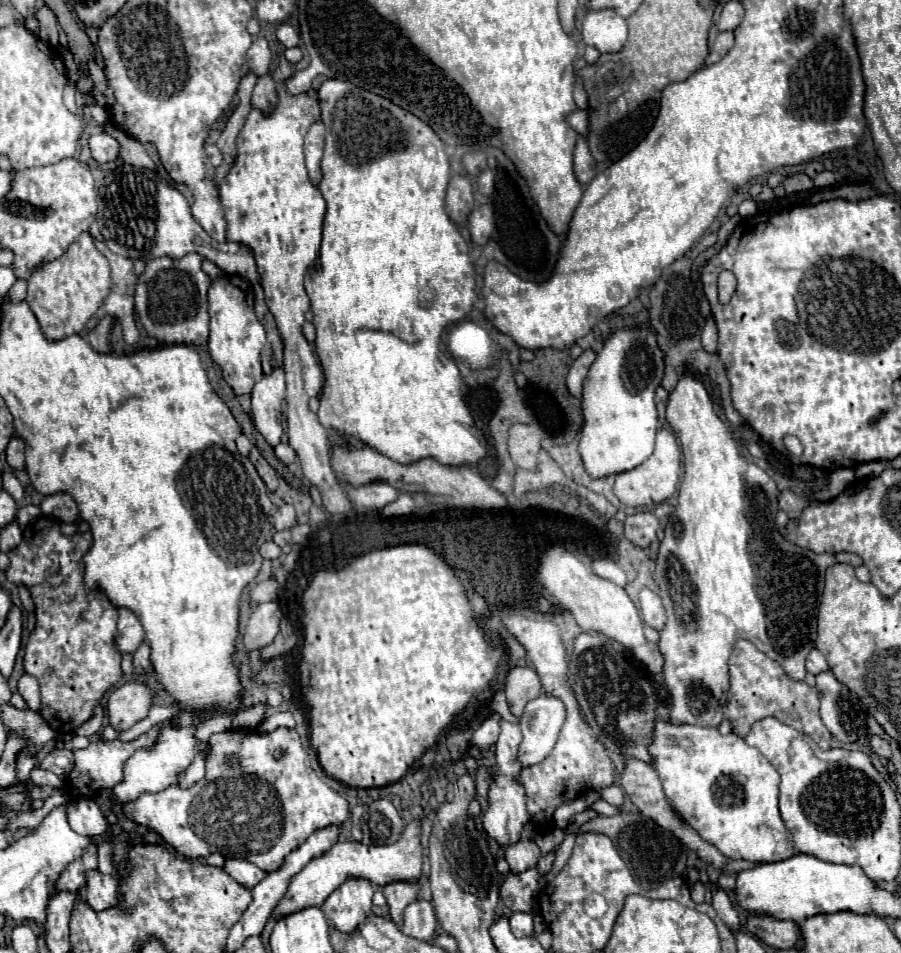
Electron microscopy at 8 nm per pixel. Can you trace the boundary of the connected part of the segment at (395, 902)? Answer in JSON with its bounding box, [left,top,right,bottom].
[382,880,420,926]

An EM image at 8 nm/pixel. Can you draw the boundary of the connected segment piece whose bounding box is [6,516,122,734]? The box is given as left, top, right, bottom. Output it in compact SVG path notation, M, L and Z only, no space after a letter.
M40 516L24 528L22 542L8 552L8 580L26 586L36 606L36 628L26 644L24 670L40 682L40 716L60 734L84 724L104 692L122 680L122 654L114 642L118 610L102 592L84 584L82 558L90 544L90 532L64 536L56 518Z

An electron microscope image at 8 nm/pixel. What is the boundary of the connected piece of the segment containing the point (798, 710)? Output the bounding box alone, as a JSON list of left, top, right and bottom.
[724,640,832,748]

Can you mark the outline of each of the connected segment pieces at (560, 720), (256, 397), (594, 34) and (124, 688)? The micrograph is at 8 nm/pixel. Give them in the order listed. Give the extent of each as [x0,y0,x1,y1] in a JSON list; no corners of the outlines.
[[520,694,564,766],[252,368,284,446],[582,10,628,52],[106,682,152,730]]

